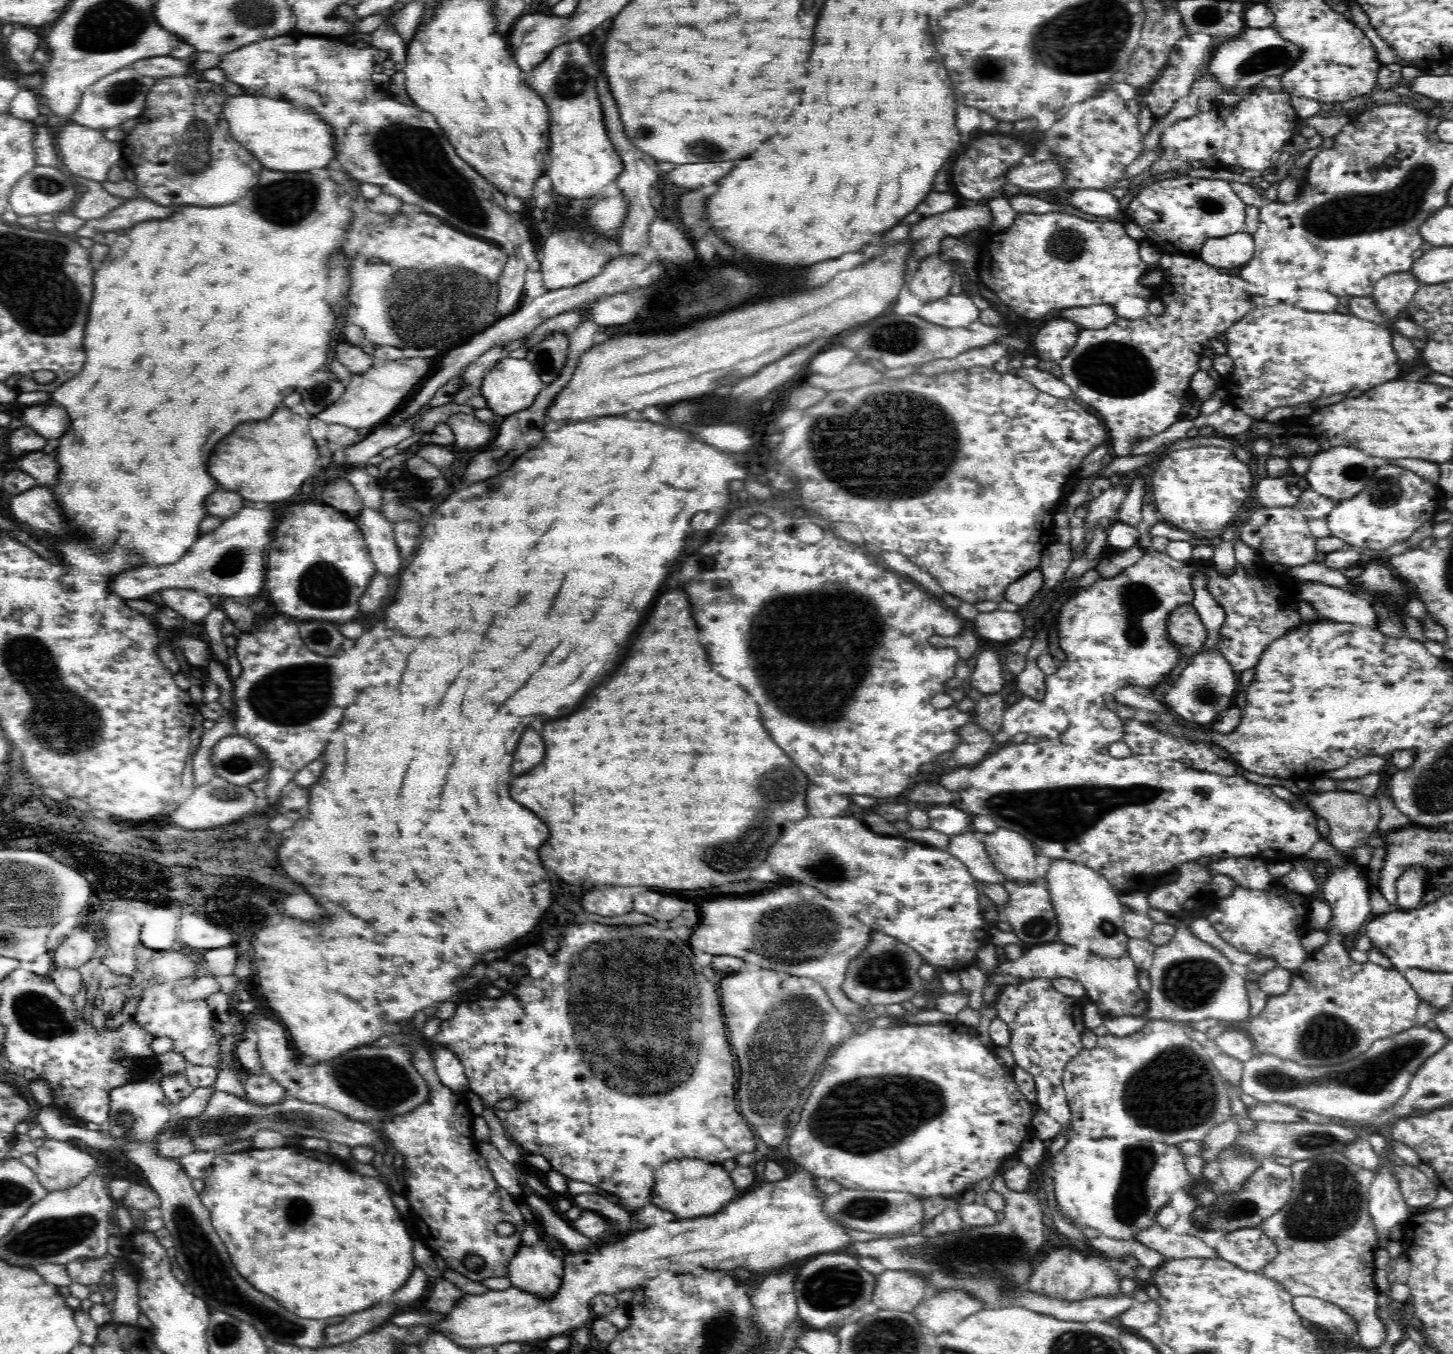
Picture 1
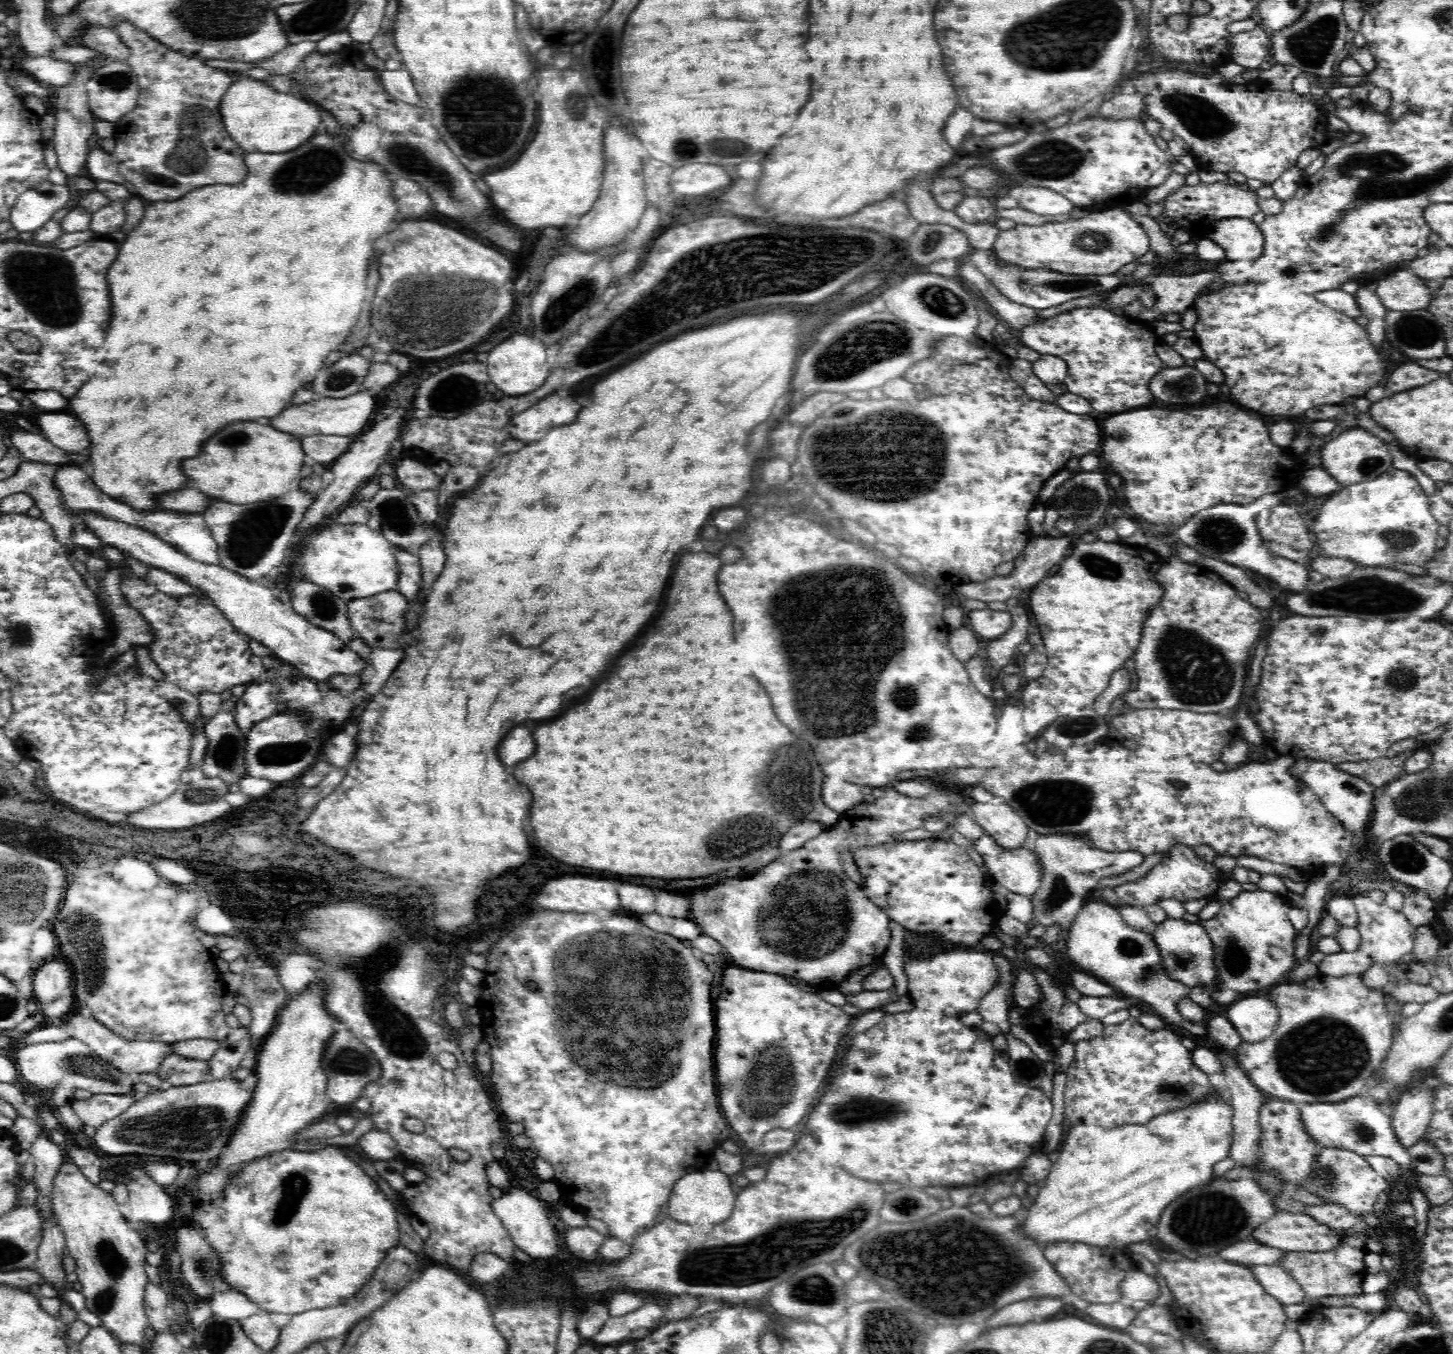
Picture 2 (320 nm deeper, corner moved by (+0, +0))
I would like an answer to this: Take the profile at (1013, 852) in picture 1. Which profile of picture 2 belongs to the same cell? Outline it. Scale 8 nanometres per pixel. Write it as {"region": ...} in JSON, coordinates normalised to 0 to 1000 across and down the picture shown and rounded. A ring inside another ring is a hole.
{"region":[[[689,592],[672,592],[666,597],[672,607],[692,627],[700,627],[708,622],[708,612],[702,602]]]}

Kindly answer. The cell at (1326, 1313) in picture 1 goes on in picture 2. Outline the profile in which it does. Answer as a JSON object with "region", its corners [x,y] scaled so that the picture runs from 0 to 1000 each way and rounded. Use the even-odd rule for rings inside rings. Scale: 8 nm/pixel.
{"region":[[[861,934],[859,936],[862,939],[862,942],[869,952],[882,963],[899,962],[897,951],[891,945],[891,943],[884,939],[881,934]]]}

